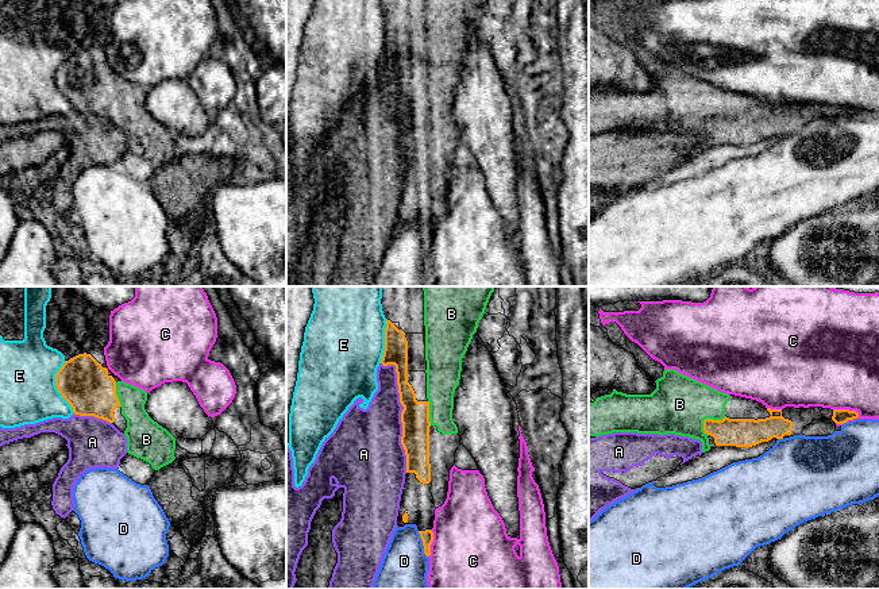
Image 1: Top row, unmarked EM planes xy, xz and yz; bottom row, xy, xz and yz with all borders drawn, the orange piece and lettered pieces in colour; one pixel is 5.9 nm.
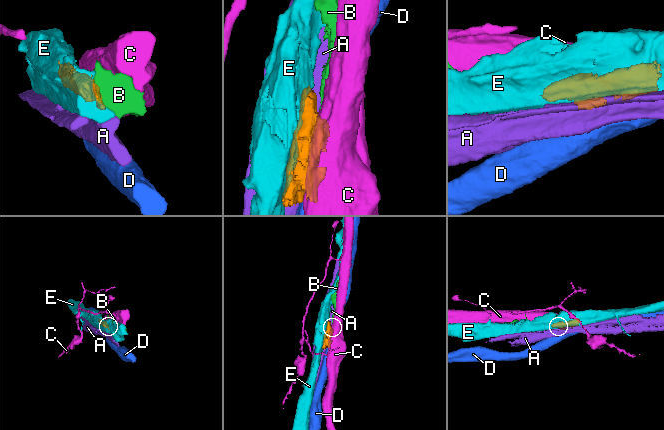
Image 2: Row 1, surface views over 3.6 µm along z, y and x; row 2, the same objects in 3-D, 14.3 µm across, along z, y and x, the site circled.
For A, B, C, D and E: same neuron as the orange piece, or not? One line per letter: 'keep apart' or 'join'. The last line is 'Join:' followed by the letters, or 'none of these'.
A: keep apart
B: join
C: keep apart
D: keep apart
E: keep apart
Join: B

